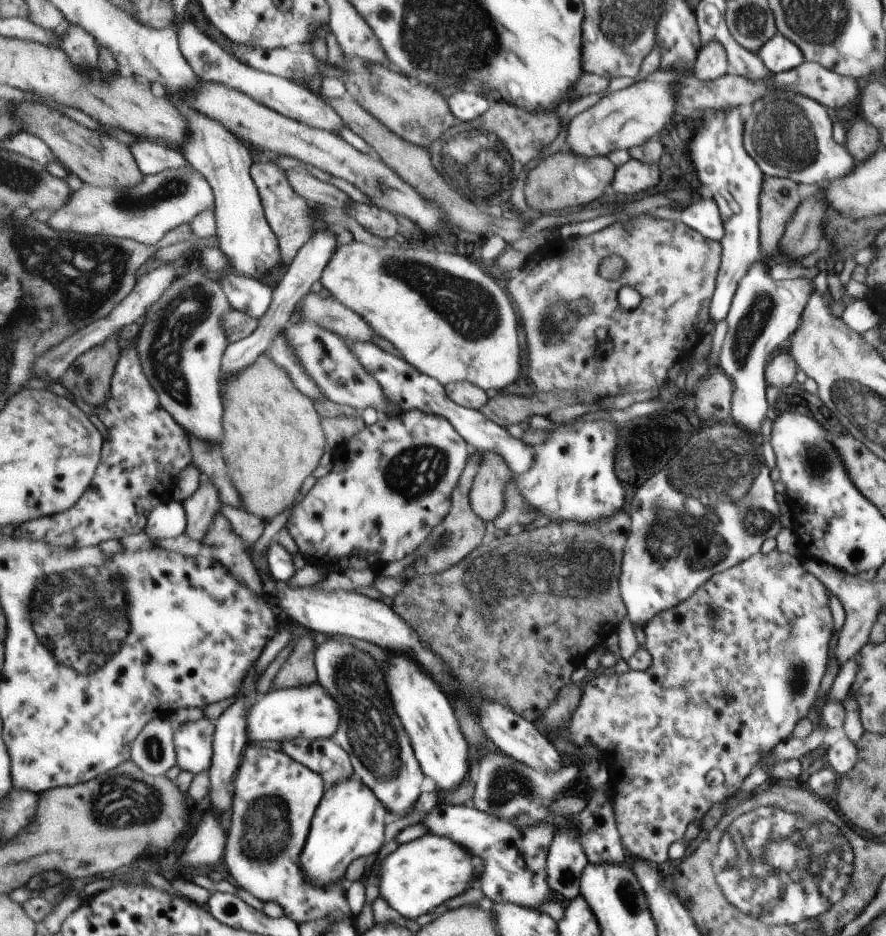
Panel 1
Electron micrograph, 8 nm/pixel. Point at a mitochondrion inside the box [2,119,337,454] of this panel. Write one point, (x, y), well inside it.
(90, 273)

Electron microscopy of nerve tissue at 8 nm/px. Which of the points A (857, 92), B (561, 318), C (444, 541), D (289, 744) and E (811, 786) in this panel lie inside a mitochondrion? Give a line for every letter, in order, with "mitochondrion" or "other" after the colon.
A: other
B: mitochondrion
C: mitochondrion
D: other
E: other

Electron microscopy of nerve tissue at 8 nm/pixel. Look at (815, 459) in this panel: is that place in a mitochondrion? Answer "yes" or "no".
yes

